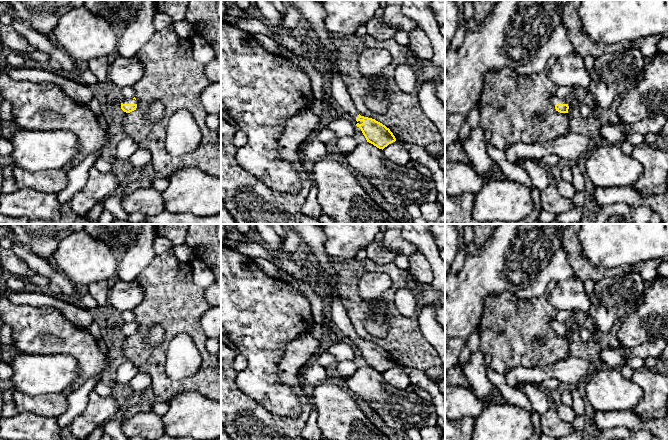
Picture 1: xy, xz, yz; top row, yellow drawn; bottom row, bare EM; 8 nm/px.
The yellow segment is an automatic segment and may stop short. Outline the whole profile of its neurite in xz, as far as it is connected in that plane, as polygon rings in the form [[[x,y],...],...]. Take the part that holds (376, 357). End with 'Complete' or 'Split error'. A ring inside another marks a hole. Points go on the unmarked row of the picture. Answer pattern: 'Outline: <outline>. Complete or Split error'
Outline: [[[332,294],[330,306],[333,322],[348,339],[348,342],[361,353],[367,366],[383,374],[389,368],[396,365],[393,357],[385,349],[375,343],[364,341],[359,338],[350,322],[345,307],[336,294]]]. Split error

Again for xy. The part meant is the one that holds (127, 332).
Outline: [[[129,322],[129,323],[123,323],[121,327],[121,333],[126,336],[130,337],[137,332],[138,325],[136,322]]]. Split error

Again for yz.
Outline: [[[553,321],[551,323],[551,328],[555,331],[556,335],[560,337],[568,337],[568,326],[569,323],[560,323],[557,321]]]. Split error

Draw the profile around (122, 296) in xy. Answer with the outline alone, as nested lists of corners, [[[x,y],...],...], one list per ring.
[[[133,280],[131,282],[117,281],[110,287],[108,301],[111,306],[122,312],[133,310],[143,299],[143,292],[140,284]]]

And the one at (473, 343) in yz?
[[[479,326],[474,330],[474,332],[470,335],[468,340],[468,348],[470,350],[470,354],[474,354],[479,350]]]

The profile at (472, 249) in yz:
[[[473,241],[470,242],[469,245],[466,247],[466,257],[477,255],[480,251],[480,248],[481,247],[476,245]]]

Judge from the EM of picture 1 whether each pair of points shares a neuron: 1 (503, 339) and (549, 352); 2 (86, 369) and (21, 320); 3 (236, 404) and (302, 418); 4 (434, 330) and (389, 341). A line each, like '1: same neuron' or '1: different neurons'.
1: same neuron
2: same neuron
3: same neuron
4: different neurons

